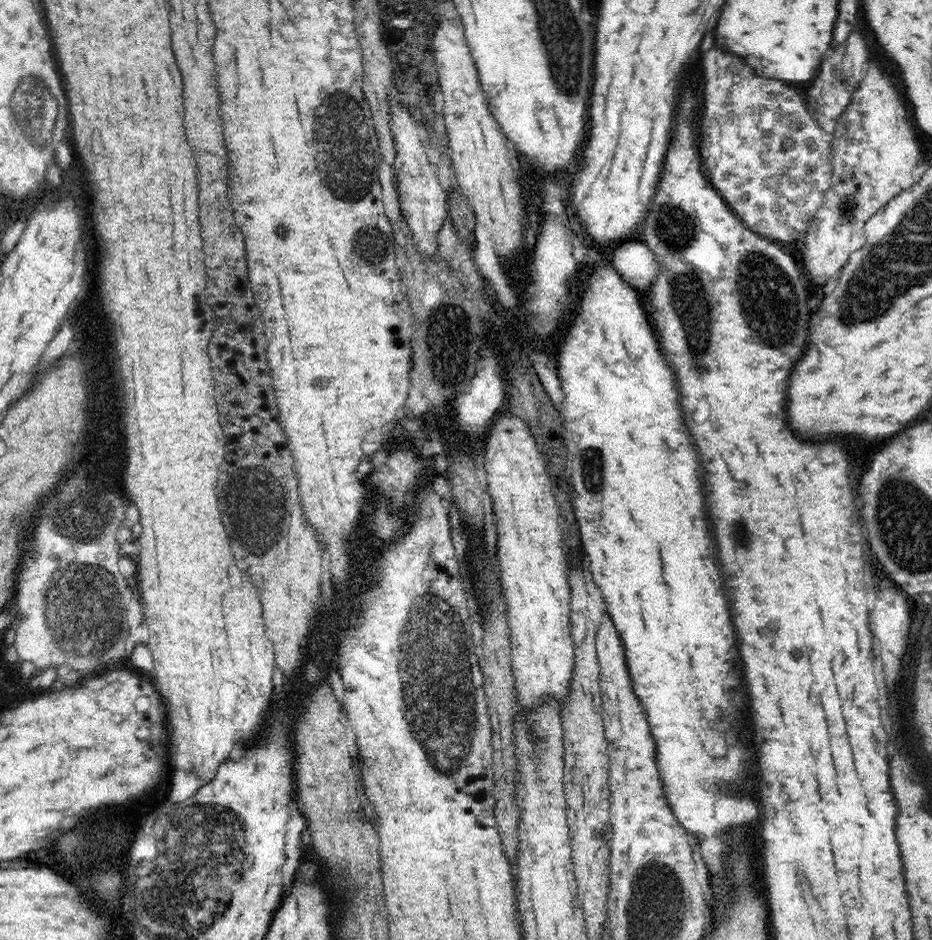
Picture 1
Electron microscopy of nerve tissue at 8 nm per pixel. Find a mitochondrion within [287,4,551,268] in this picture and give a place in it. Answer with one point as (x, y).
(342, 146)

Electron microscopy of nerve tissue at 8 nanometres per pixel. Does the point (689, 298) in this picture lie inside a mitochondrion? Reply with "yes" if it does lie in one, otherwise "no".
yes

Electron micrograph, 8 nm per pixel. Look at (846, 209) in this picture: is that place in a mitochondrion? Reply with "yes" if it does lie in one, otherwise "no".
yes

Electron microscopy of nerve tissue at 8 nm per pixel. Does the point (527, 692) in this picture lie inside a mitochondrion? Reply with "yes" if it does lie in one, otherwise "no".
no

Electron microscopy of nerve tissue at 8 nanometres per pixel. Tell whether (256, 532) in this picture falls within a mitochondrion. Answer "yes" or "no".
yes

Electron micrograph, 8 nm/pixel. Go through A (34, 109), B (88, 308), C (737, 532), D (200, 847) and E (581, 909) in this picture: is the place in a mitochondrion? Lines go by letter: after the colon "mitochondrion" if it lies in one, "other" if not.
A: mitochondrion
B: other
C: mitochondrion
D: mitochondrion
E: other

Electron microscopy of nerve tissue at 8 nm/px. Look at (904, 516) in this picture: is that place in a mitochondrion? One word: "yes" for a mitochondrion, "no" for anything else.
yes

